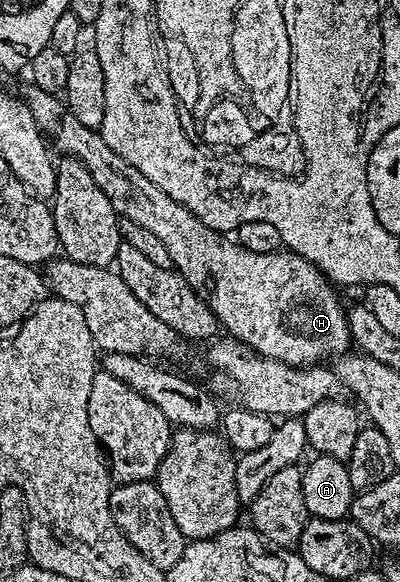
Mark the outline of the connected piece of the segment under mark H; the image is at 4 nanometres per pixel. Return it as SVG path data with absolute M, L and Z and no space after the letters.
M30 84L24 91L24 97L32 116L36 116L36 124L43 135L52 139L53 149L59 155L80 160L80 164L88 168L92 180L96 180L100 192L108 196L114 213L119 218L132 220L143 228L148 228L148 232L153 232L160 239L160 244L168 248L168 256L172 256L174 261L173 269L186 278L190 288L201 288L200 286L205 282L210 282L208 303L212 312L218 317L219 327L229 337L237 342L248 344L248 348L252 348L258 354L268 356L272 360L280 360L289 366L322 364L327 361L325 358L337 359L351 349L350 326L346 323L347 307L342 306L341 300L338 299L339 291L335 283L331 282L317 266L313 266L307 258L292 254L285 248L276 254L257 254L248 252L244 247L239 246L237 241L230 239L229 242L226 239L229 237L208 228L196 215L188 212L184 204L172 200L168 192L156 188L156 184L152 184L152 180L148 180L148 176L143 176L138 169L132 168L128 160L116 156L116 152L112 152L112 148L104 144L99 131L84 128L84 124L80 124L80 120L76 120L76 116L70 114L66 109L65 101L59 95L49 94Z

